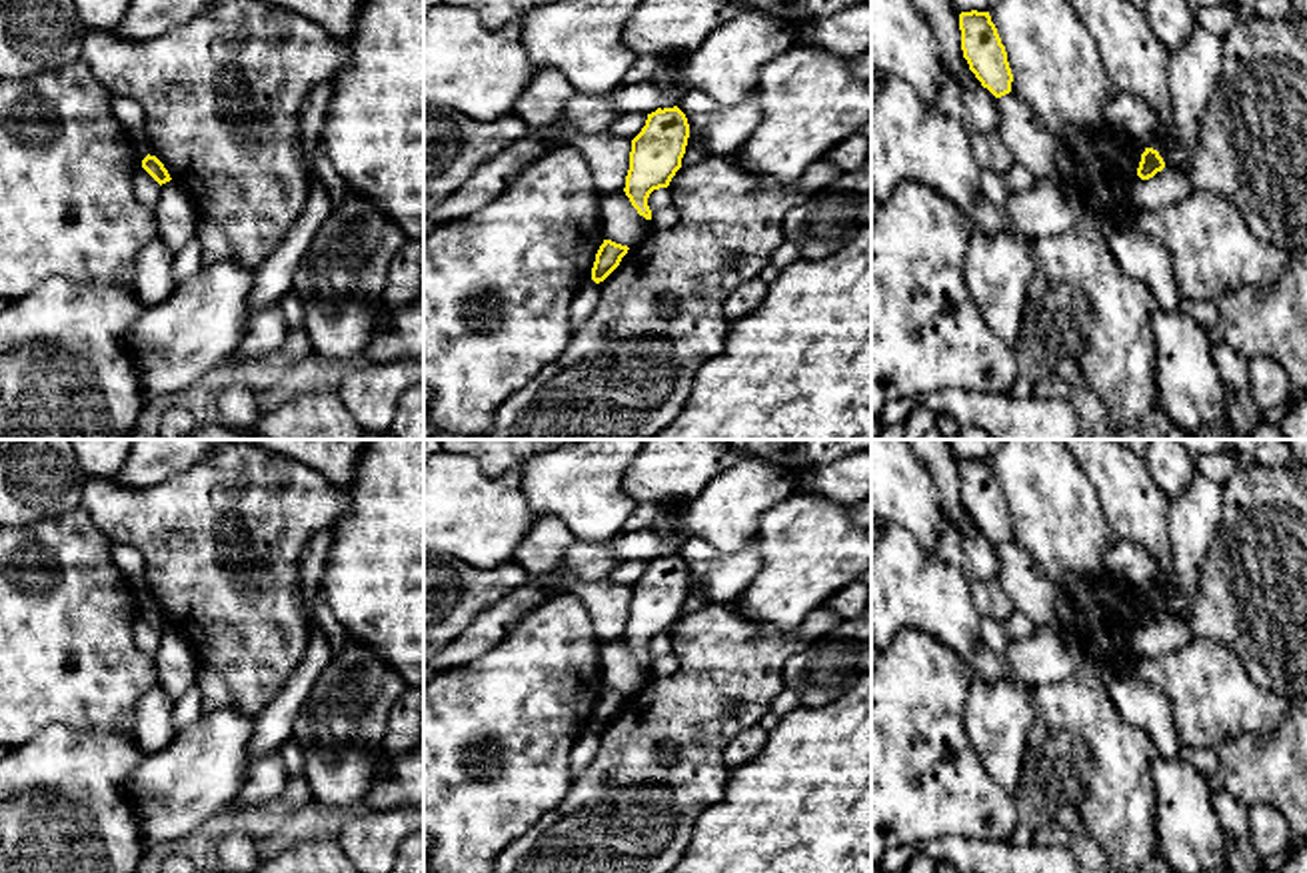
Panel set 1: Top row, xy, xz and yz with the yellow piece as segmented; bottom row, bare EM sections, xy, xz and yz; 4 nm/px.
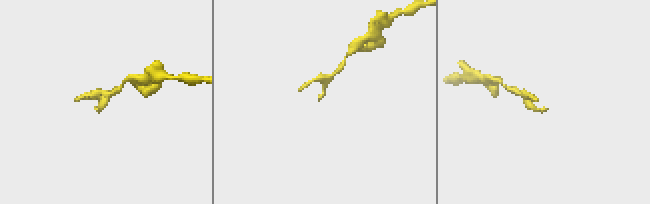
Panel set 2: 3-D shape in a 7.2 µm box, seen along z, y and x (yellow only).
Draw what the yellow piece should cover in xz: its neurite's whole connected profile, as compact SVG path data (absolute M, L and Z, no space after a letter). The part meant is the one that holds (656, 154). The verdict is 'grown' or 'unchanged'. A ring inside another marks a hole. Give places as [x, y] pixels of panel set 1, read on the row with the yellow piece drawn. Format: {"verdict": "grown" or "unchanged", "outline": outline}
{"verdict": "unchanged", "outline": "M657 108L648 114L646 126L632 140L626 196L640 216L652 220L648 198L654 190L667 188L681 168L689 138L685 114L673 108Z"}

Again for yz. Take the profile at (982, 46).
{"verdict": "unchanged", "outline": "M961 12L961 50L969 70L995 98L1011 92L1013 74L989 12Z"}

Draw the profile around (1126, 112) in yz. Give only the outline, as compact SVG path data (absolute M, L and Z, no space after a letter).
M1119 92L1105 104L1105 120L1139 144L1153 144L1157 114L1143 100Z

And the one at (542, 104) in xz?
M542 68L514 104L512 114L524 120L530 128L544 130L564 116L574 94L578 94L576 88L560 70Z

